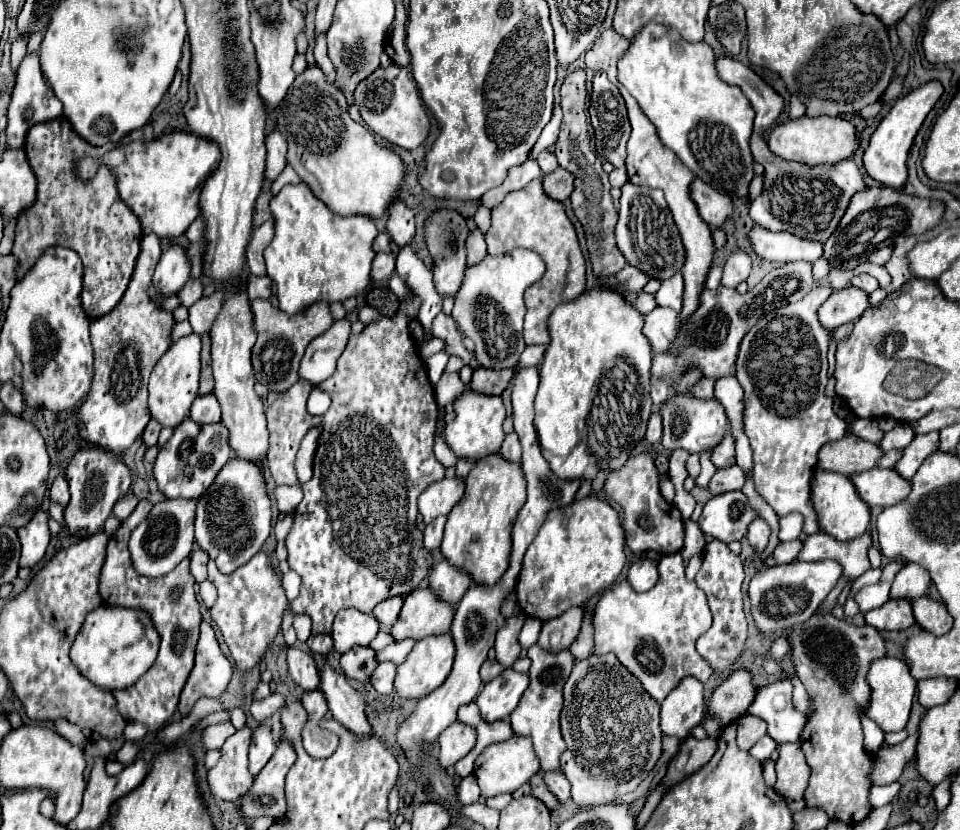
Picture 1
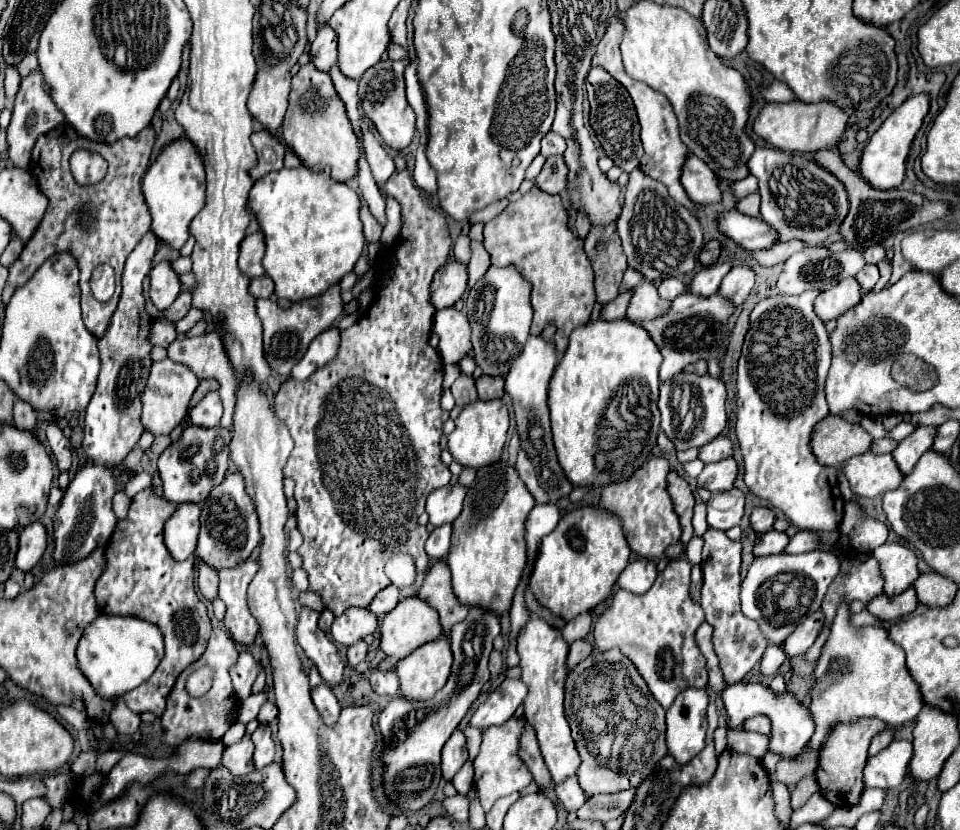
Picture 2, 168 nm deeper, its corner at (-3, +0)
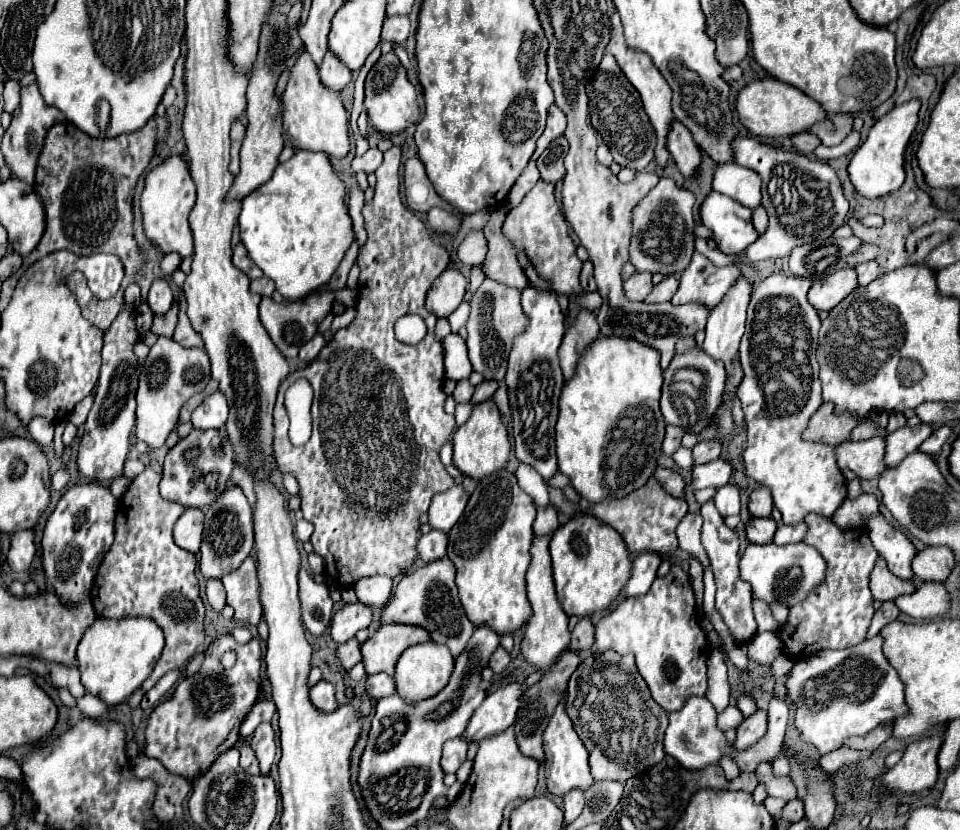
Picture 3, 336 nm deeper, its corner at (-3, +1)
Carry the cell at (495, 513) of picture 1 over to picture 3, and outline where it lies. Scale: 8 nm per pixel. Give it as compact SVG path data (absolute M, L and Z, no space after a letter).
M498 470L478 482L464 518L456 522L448 536L448 558L456 566L456 586L462 606L476 626L488 626L498 636L516 632L532 616L526 596L526 570L530 566L534 518L536 508L532 498L518 486L516 476L508 470Z

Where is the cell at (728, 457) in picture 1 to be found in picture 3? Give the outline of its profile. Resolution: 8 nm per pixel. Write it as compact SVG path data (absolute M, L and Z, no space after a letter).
M698 442L692 450L692 458L694 458L694 466L698 464L706 464L706 462L712 462L720 456L722 452L722 446L718 442Z

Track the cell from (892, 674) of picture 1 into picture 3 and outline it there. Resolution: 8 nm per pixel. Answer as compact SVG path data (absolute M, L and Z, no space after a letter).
M880 634L864 640L856 646L844 650L820 650L812 654L812 658L800 658L794 662L792 670L788 672L786 680L788 698L796 706L796 728L802 734L802 740L814 746L820 754L828 754L840 748L846 738L864 736L878 724L892 722L892 718L904 714L904 682L900 680L898 672L888 666L888 660L882 654L882 638Z

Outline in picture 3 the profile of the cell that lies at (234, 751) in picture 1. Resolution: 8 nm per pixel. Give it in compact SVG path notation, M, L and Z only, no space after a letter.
M242 740L236 744L236 748L240 750L240 766L246 774L250 776L258 776L260 768L258 768L258 758L254 754L254 750L248 744L242 744Z

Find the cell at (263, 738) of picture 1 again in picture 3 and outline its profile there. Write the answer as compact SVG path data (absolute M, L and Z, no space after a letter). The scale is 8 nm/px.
M264 722L260 724L254 734L252 734L252 742L250 746L254 748L258 760L260 760L260 772L268 776L270 772L270 766L274 762L274 756L276 756L276 742L274 742L274 728L270 722Z

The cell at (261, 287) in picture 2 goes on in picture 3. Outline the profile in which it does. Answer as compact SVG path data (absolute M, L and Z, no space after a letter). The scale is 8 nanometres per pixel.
M262 276L262 278L258 278L258 280L252 280L250 290L256 292L256 294L260 294L260 296L272 296L272 292L274 292L274 282L272 282L270 278Z

